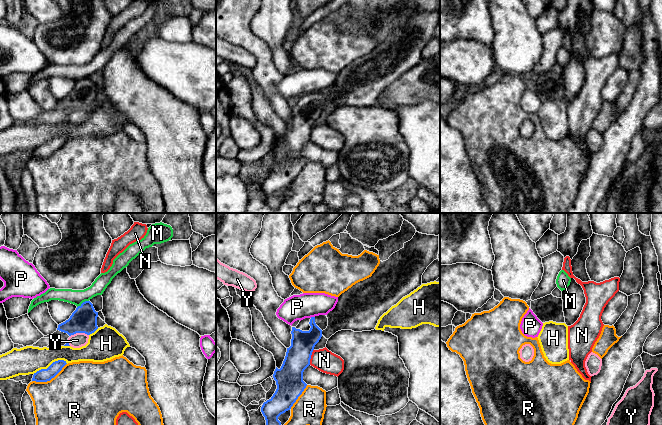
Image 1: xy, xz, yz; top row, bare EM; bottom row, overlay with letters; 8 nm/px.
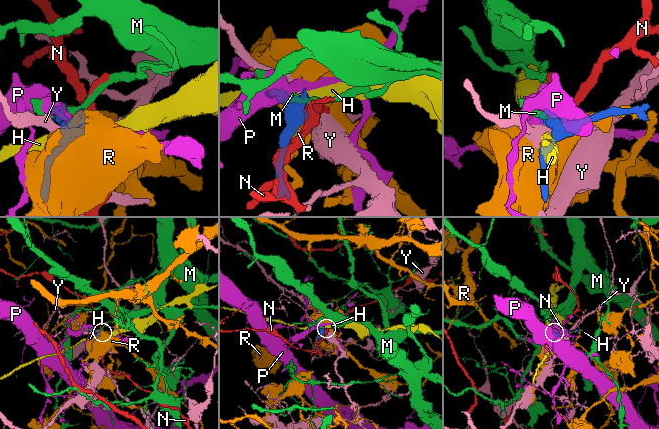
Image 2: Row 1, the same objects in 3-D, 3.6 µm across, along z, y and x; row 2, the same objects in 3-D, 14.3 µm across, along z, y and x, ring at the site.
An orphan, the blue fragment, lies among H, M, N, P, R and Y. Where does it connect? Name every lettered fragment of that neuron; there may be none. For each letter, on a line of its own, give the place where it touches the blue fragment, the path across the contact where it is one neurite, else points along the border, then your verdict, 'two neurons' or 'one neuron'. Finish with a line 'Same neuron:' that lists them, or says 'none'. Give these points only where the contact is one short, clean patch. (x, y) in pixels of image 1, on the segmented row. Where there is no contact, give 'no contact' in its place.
H: contact xy (51, 364); two neurons
M: contact xy (82, 303); border xy (88, 300), (85, 300), (77, 307); two neurons
N: contact xz (310, 357); border xz (313, 349), (309, 364); two neurons
P: contact xz (312, 317); border xz (314, 316), (310, 317); two neurons
R: contact xy (49, 380); two neurons
Y: contact xy (79, 332); two neurons
Same neuron: none

